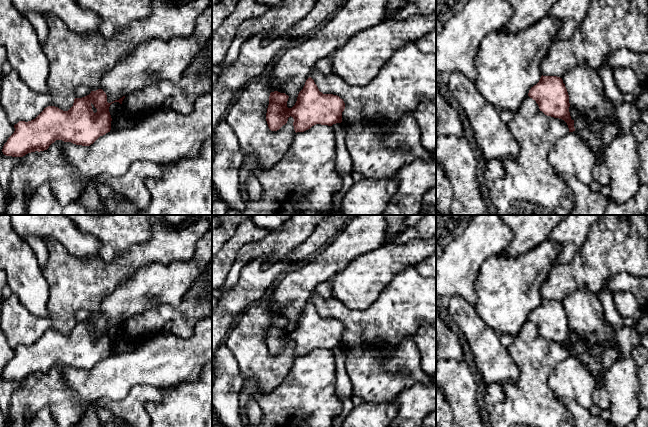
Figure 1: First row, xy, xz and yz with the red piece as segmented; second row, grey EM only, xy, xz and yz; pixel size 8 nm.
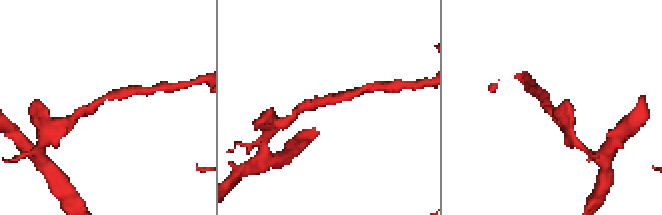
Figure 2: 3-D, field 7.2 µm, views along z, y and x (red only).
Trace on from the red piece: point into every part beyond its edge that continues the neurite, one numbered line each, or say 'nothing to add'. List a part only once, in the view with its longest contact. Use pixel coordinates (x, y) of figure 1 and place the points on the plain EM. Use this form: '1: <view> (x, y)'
nothing to add

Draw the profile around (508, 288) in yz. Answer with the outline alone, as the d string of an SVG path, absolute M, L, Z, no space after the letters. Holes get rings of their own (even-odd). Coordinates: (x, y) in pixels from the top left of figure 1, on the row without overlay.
M547 239L518 256L505 256L501 253L487 259L479 270L475 284L478 297L475 308L483 321L498 334L516 337L529 314L539 306L542 285L548 279L561 251L562 247L558 243Z

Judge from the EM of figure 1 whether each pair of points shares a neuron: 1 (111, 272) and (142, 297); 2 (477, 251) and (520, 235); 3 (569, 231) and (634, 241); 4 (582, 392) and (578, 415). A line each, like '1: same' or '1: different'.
1: different
2: different
3: different
4: different

